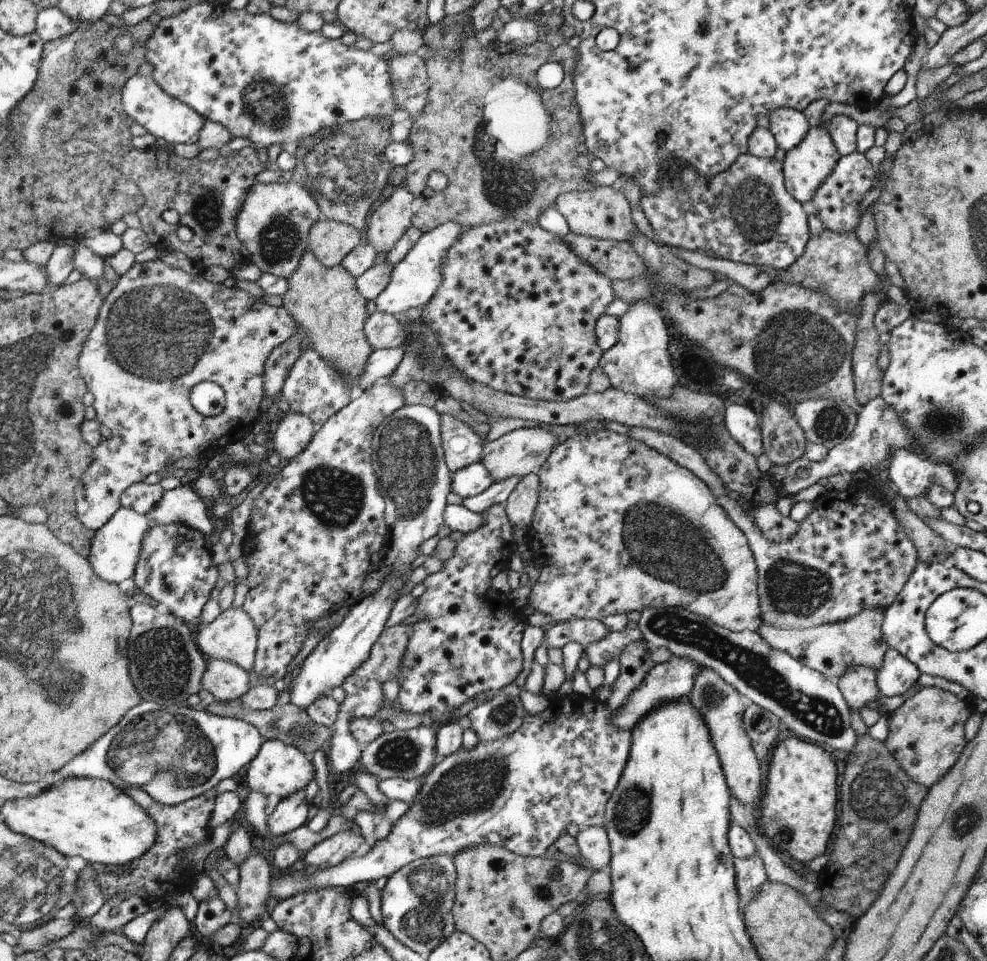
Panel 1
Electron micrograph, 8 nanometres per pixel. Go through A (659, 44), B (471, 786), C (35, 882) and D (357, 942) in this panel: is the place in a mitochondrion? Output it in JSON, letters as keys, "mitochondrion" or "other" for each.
{"A":"other","B":"mitochondrion","C":"mitochondrion","D":"other"}

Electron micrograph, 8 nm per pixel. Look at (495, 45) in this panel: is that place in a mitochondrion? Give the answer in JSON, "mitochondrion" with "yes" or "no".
{"mitochondrion":"no"}

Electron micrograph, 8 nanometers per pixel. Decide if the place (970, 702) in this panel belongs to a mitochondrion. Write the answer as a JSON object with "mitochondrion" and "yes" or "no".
{"mitochondrion":"no"}

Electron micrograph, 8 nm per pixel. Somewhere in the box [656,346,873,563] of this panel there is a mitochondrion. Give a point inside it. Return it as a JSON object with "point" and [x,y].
{"point":[831,423]}

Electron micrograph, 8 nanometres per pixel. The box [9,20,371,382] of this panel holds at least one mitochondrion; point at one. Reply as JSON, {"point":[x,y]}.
{"point":[268,106]}

